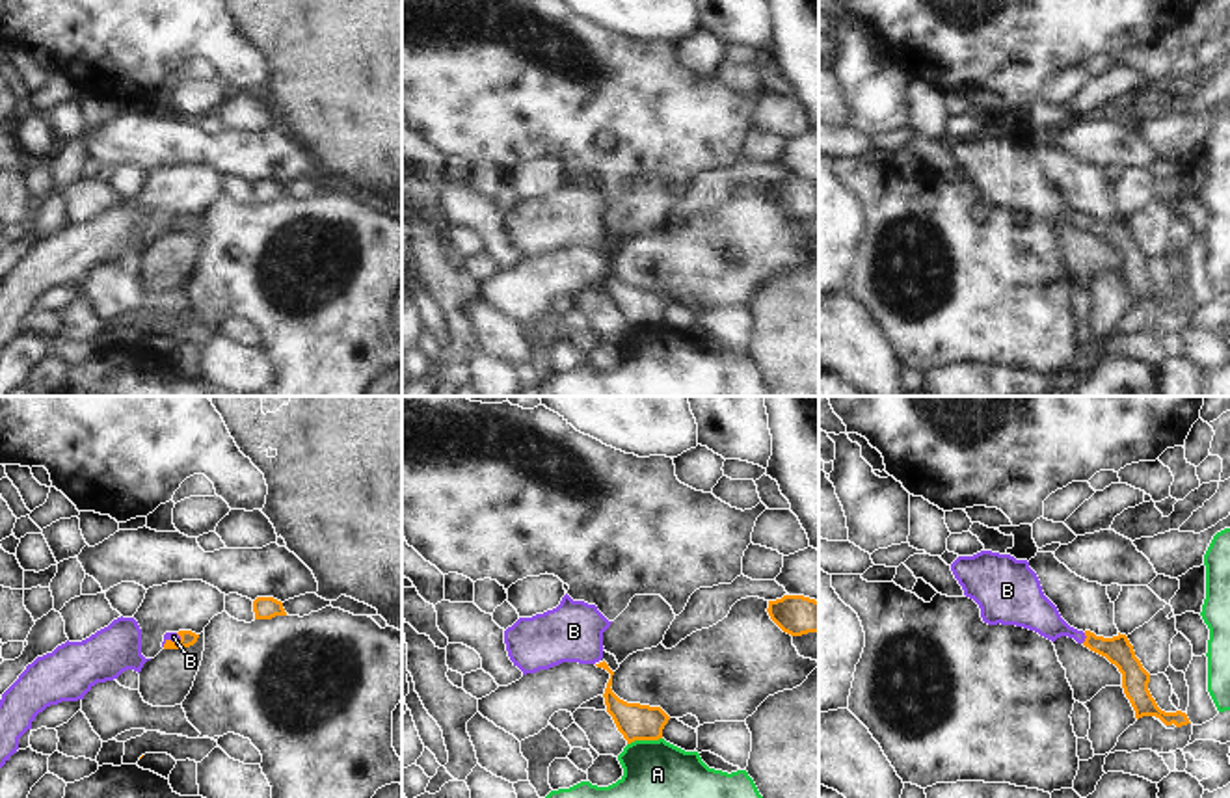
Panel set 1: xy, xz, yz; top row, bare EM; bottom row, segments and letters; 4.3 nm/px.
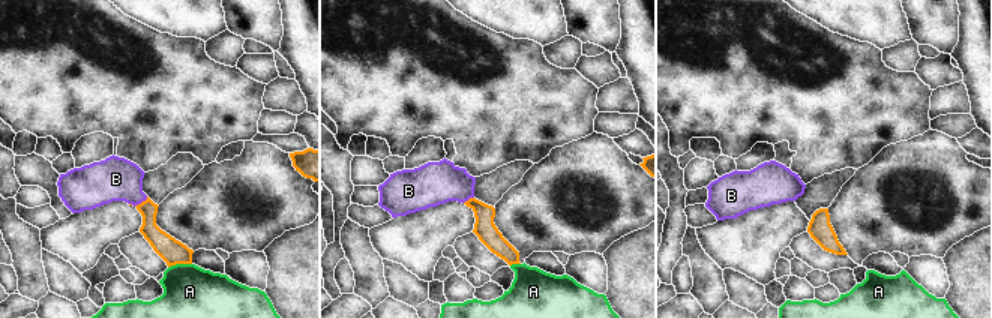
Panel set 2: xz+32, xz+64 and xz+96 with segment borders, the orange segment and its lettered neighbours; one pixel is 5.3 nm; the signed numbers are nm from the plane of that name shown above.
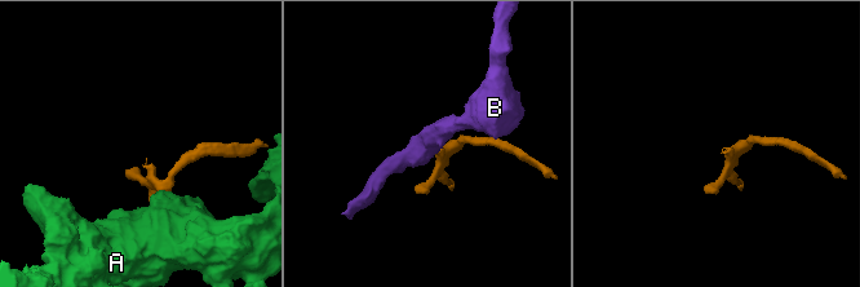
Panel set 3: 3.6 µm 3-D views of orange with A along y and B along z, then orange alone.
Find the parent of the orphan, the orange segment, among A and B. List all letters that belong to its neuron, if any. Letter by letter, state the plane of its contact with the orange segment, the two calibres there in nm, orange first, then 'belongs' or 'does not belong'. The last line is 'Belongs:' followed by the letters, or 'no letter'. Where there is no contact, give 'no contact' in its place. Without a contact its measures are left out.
A: xz | 160/400 nm | does not belong
B: yz | 120/160 nm | belongs
Belongs: B

